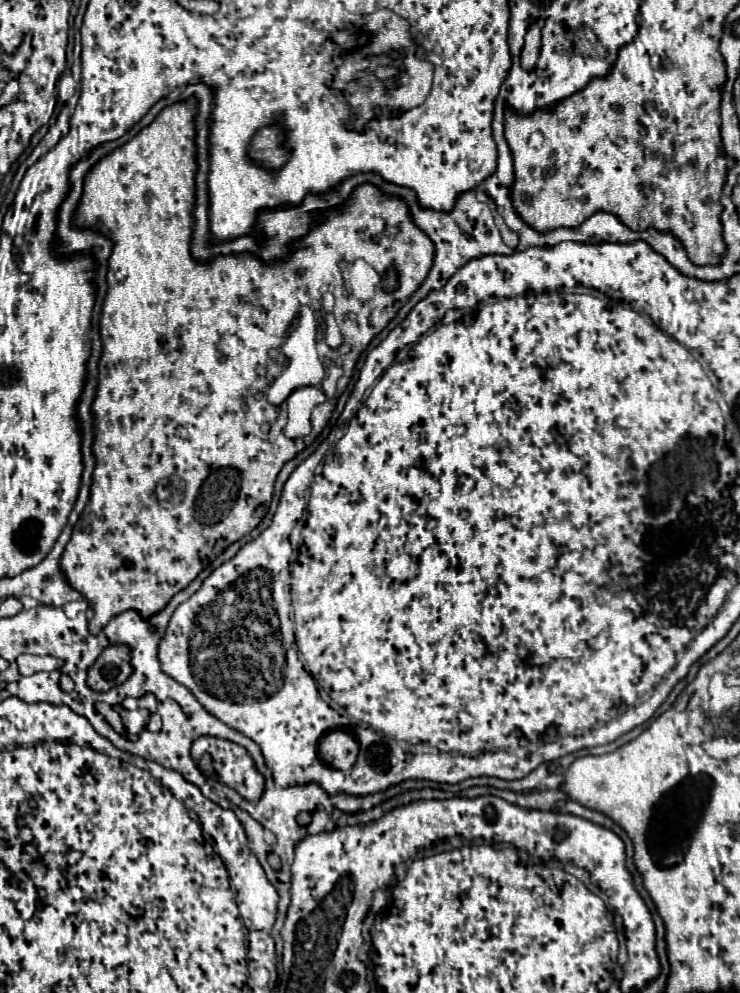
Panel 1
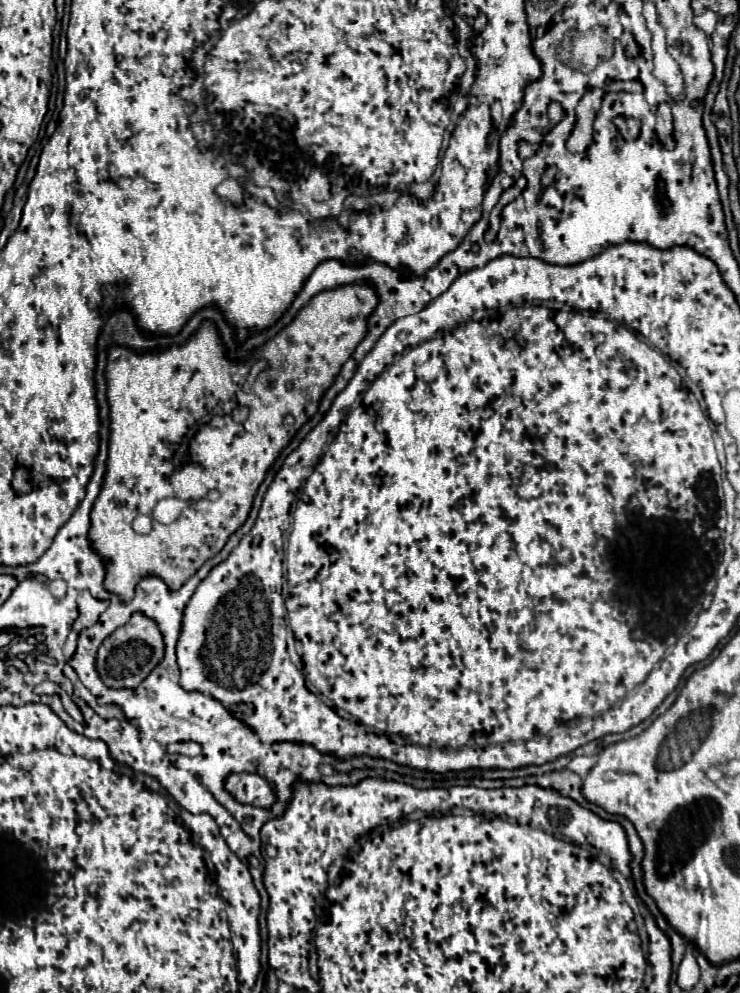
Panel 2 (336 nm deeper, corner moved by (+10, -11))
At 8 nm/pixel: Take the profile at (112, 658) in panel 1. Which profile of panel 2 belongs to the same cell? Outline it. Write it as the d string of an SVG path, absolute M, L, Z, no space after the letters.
M134 613L126 625L118 627L110 637L104 639L96 655L96 669L106 687L112 689L138 687L146 679L146 675L162 661L162 657L164 641L156 623L142 613Z

